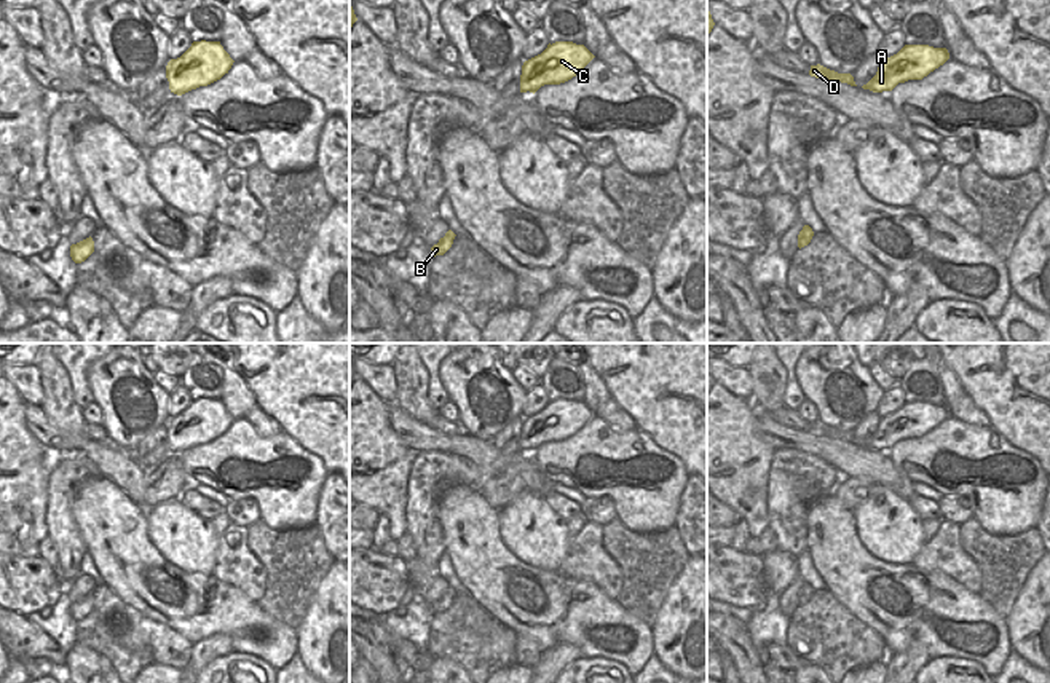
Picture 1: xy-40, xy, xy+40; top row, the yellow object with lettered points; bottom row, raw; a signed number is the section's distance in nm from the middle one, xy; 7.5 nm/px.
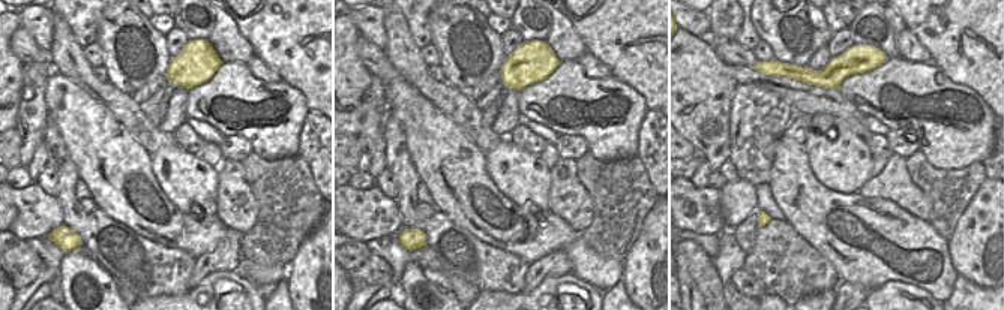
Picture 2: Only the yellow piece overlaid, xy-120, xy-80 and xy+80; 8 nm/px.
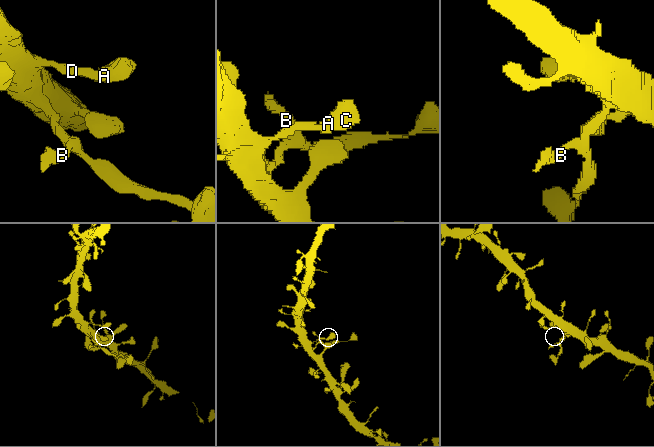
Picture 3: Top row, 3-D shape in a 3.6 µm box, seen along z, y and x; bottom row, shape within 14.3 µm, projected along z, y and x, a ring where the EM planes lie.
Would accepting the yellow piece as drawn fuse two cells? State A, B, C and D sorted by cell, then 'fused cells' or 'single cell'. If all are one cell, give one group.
A B C D | single cell

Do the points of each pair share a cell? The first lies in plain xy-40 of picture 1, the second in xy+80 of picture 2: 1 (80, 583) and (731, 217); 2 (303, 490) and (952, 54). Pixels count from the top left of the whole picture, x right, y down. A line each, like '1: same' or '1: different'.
1: different
2: different

